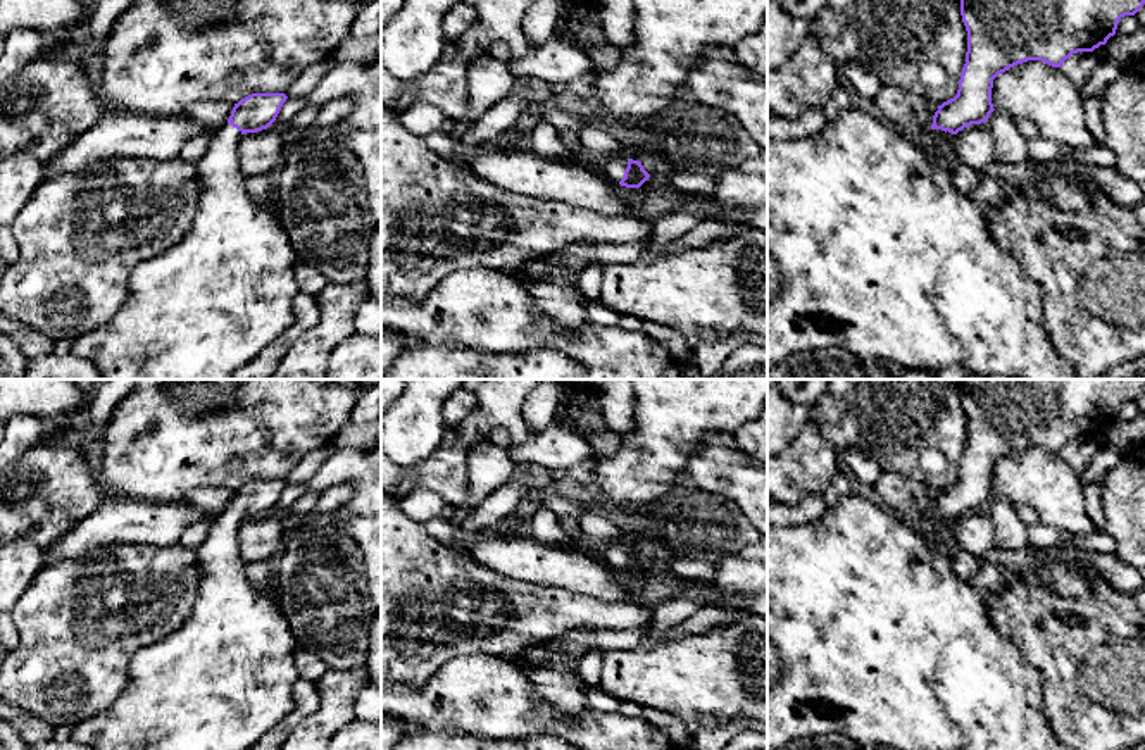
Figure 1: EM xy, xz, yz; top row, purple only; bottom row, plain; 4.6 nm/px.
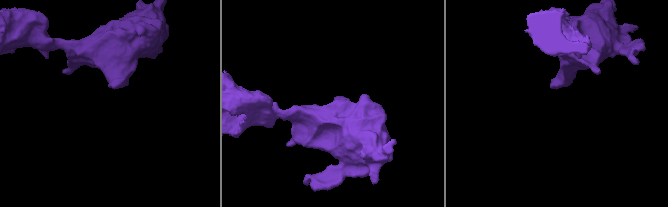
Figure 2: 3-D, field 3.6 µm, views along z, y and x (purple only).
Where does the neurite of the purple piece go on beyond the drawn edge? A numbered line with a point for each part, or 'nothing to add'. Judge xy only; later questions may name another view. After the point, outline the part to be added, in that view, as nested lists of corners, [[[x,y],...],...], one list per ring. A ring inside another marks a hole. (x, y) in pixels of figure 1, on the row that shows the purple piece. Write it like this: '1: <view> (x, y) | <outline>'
1: xy (207, 306) | [[[224,124],[210,133],[210,143],[197,167],[200,186],[197,214],[179,243],[136,266],[128,298],[100,328],[72,340],[71,353],[90,360],[103,379],[233,379],[235,372],[276,341],[295,321],[293,298],[298,259],[278,212],[257,205],[247,191],[238,166],[241,131]]]

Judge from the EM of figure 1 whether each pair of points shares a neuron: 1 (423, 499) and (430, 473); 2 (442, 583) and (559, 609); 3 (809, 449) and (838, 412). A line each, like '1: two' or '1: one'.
1: two
2: one
3: two

